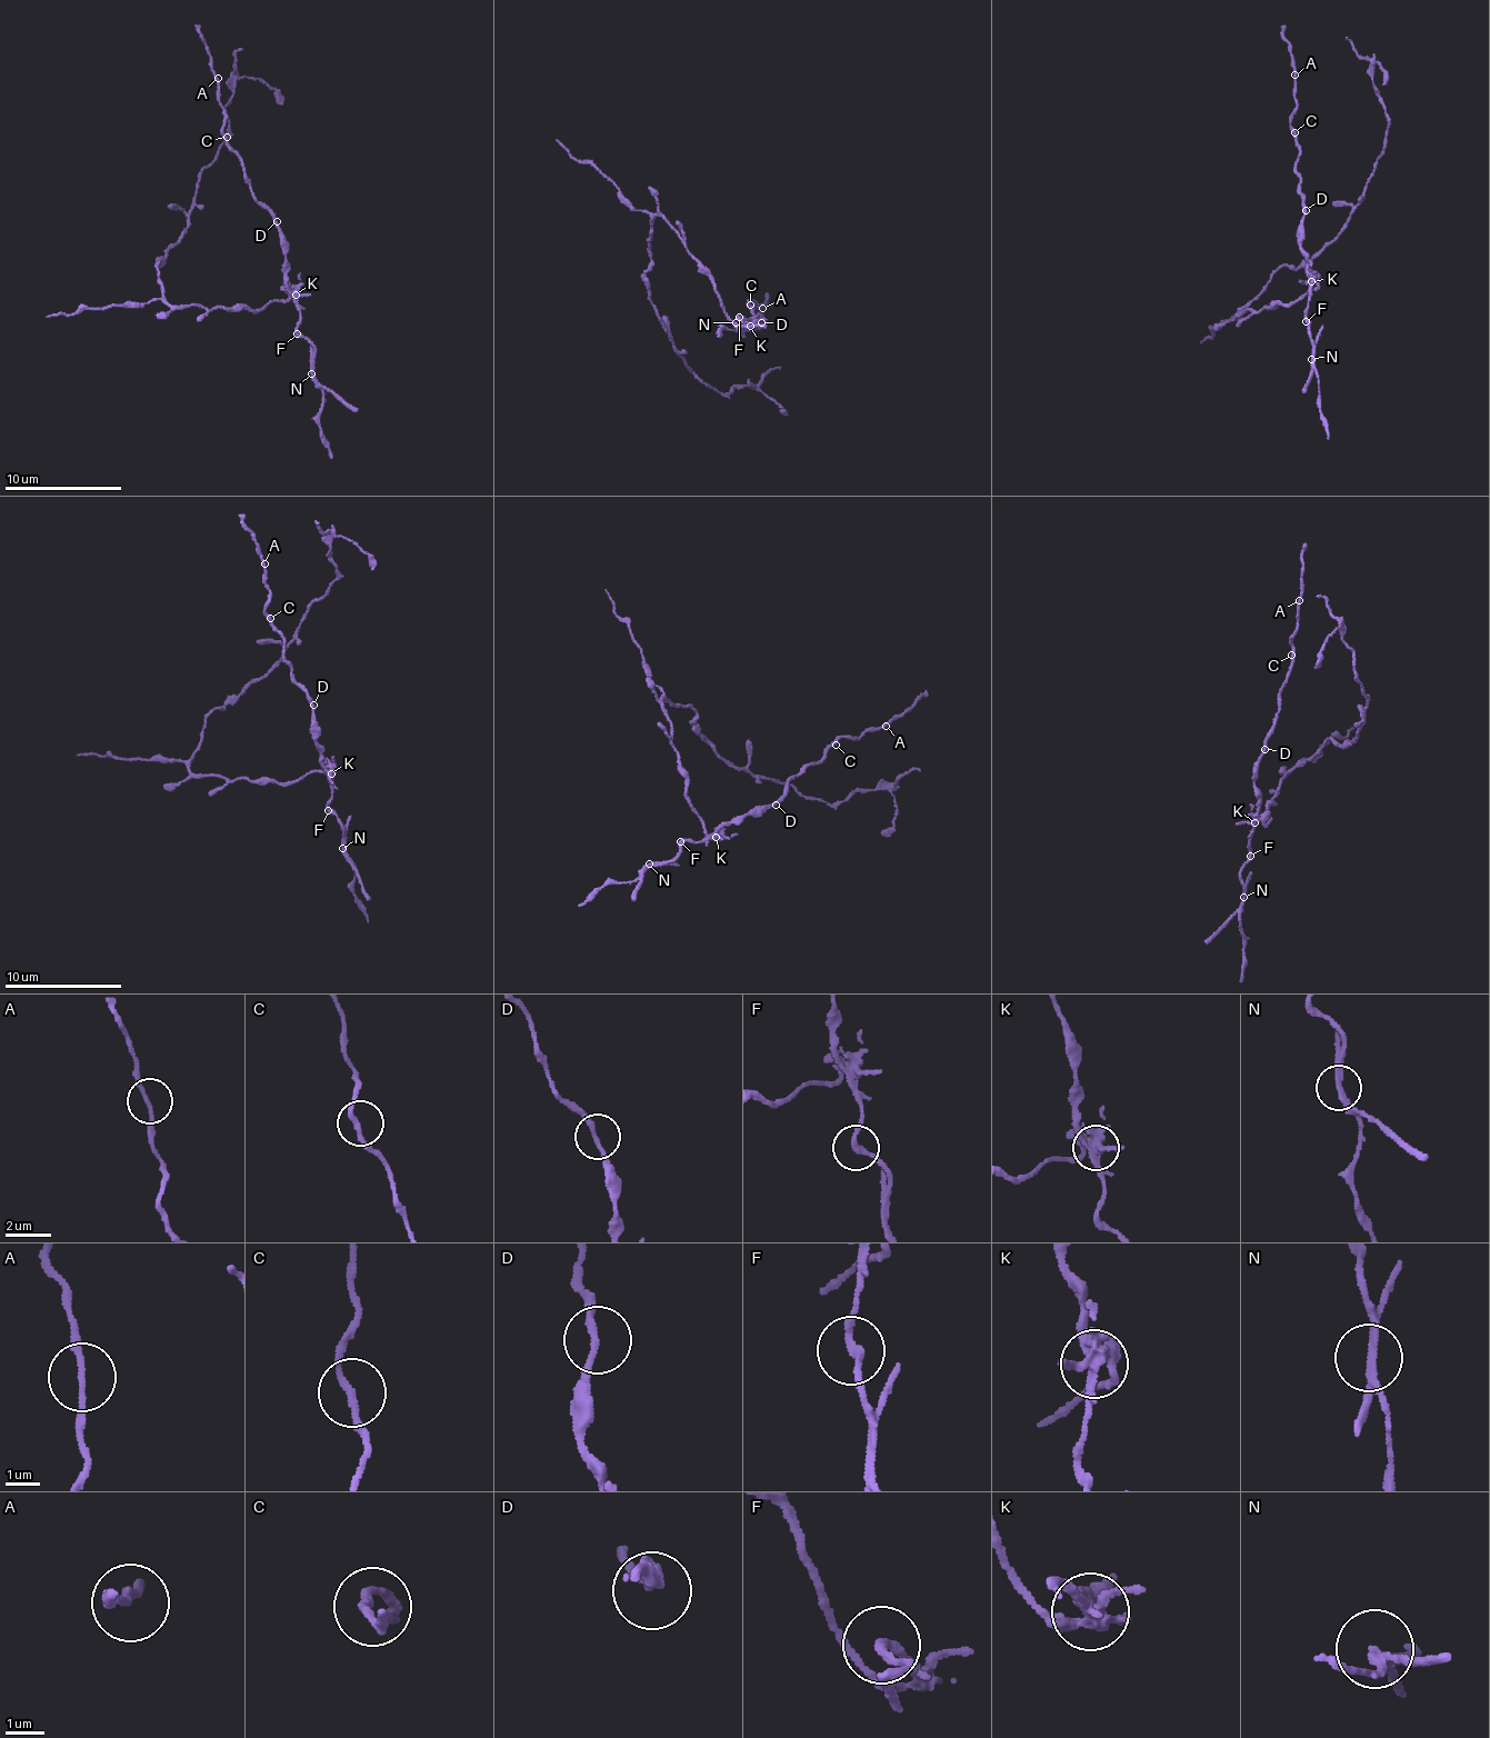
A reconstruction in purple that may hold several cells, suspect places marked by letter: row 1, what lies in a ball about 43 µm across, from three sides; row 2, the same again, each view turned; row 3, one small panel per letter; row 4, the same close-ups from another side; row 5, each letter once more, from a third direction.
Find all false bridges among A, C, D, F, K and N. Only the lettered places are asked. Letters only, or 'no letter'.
K, N

